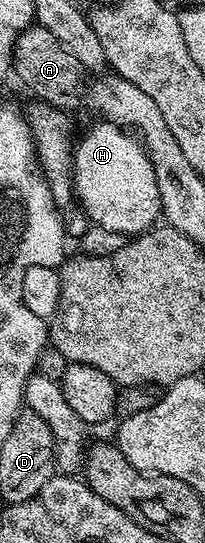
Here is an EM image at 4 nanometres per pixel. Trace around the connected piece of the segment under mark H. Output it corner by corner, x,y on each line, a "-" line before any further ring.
103,120
95,124
73,149
75,197
93,225
125,236
144,233
162,214
149,156
143,143
127,129

